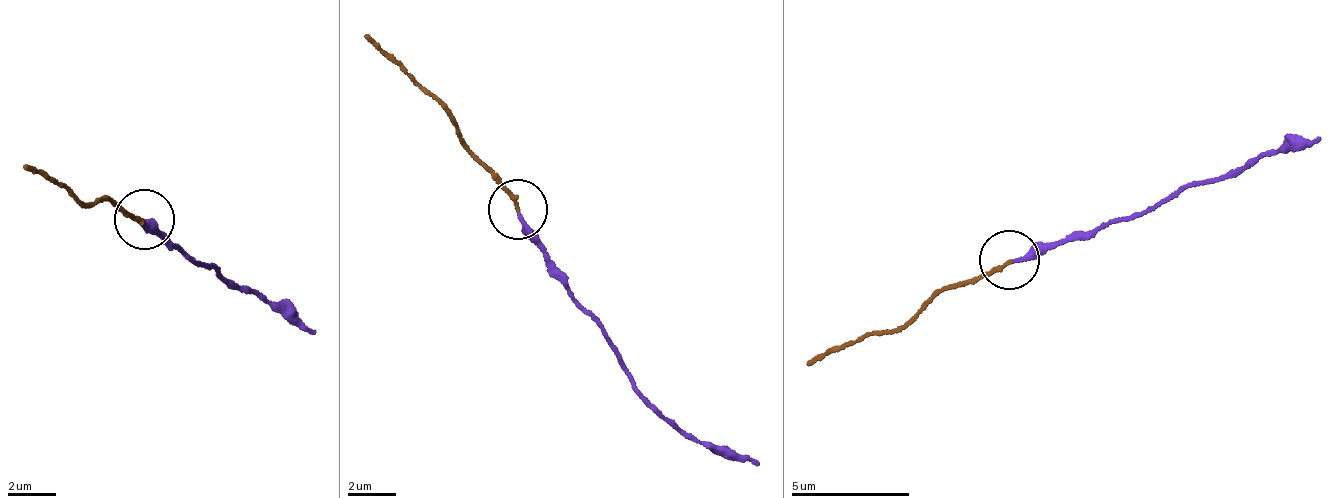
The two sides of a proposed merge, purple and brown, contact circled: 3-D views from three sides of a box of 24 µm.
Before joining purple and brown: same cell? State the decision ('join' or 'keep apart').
keep apart

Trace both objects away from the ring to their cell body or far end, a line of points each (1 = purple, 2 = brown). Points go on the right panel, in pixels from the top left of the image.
1: (1014, 261), (1230, 173), (1272, 149), (1319, 140)
2: (1009, 260), (949, 287), (900, 327), (807, 366)

